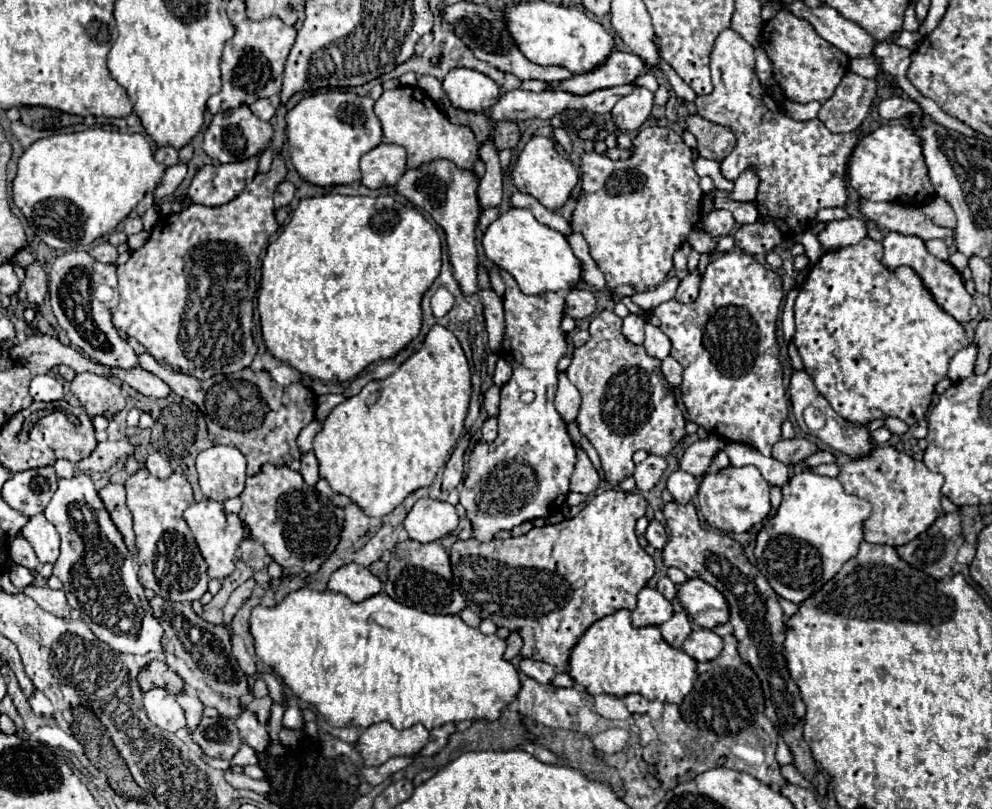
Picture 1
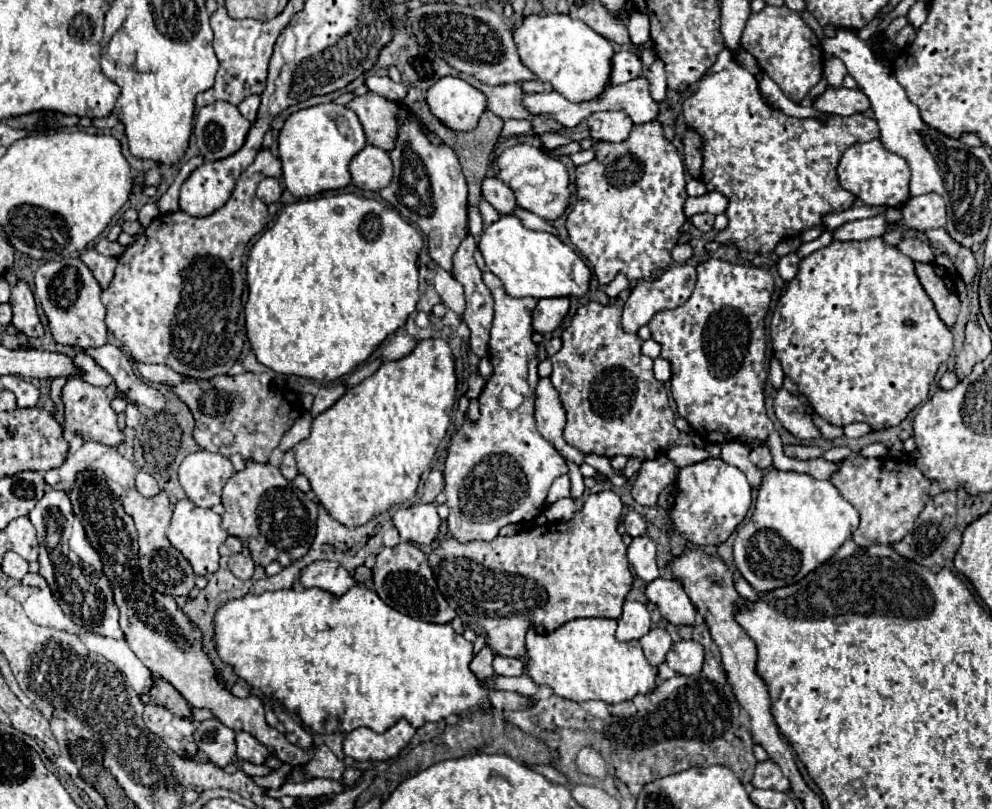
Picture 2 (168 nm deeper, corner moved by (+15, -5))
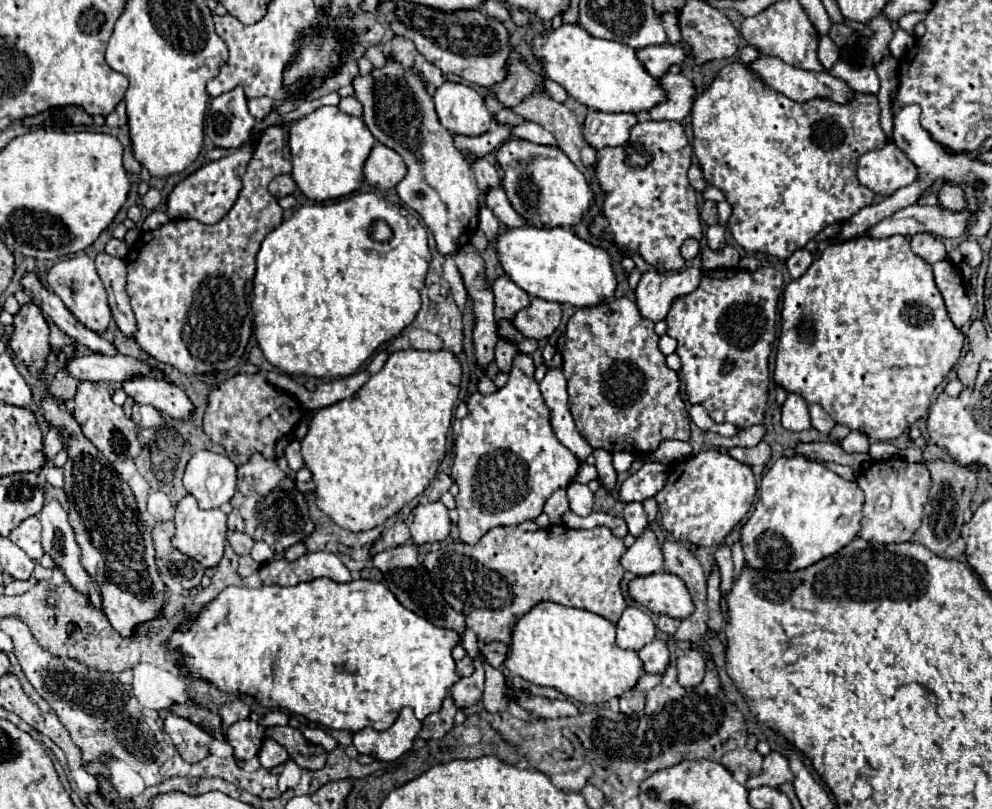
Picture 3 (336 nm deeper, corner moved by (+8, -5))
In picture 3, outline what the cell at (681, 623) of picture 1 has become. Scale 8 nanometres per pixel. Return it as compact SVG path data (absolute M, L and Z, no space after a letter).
M655 639L655 641L647 643L647 645L639 651L639 657L641 657L647 673L663 673L663 671L669 667L671 653L669 653L665 641Z

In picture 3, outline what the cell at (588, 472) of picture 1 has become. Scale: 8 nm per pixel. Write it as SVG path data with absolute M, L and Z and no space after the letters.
M567 487L557 489L545 503L545 513L549 515L551 523L561 523L563 513L569 509L569 501L567 501Z

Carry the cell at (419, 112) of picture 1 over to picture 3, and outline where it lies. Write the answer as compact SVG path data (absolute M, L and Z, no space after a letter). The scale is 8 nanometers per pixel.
M345 97L345 99L341 99L339 109L341 109L343 113L355 115L355 117L363 117L363 105L361 105L355 97Z

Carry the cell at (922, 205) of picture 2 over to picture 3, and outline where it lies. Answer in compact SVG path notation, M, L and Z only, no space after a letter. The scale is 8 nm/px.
M945 183L939 191L937 191L937 201L939 201L939 207L947 209L947 211L961 211L965 207L965 197L963 197L963 191L957 187L957 185L951 185L951 183Z

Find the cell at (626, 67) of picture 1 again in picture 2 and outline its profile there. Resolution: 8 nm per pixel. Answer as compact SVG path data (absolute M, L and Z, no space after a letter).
M632 49L628 51L618 51L612 59L612 85L620 85L626 83L630 79L642 77L644 75L644 63L640 59L640 55Z

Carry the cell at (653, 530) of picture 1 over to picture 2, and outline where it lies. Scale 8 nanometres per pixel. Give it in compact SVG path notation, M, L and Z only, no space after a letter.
M628 511L626 517L624 517L624 527L626 527L626 533L630 537L638 537L638 535L644 535L646 533L646 521L642 515L638 515L636 511Z

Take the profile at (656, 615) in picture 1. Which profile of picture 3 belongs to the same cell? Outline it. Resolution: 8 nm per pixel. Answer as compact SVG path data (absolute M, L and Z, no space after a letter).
M627 607L617 623L617 645L639 651L655 637L651 615L641 607Z

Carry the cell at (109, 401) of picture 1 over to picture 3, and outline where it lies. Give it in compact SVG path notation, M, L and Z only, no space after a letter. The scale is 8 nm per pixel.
M81 381L75 395L75 409L73 417L79 423L83 435L109 459L109 461L121 461L127 457L137 457L141 451L141 445L137 441L137 425L125 417L123 407L115 405L111 401L111 393L105 383L89 383Z

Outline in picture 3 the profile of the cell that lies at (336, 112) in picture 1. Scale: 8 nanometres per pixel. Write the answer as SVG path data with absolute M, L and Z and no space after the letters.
M319 107L295 121L289 131L291 163L297 187L307 199L327 201L357 191L363 183L363 163L375 145L375 137L361 117L343 113L339 107Z

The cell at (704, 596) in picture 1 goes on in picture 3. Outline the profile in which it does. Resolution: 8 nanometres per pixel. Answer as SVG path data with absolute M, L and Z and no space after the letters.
M659 571L653 575L637 577L629 583L629 593L649 611L665 613L673 619L687 619L695 611L687 587L673 573Z

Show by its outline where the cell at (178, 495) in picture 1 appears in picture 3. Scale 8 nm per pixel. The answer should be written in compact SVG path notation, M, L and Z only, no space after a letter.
M159 521L153 527L157 567L163 575L181 581L183 589L195 589L195 587L199 587L205 569L195 559L191 559L187 555L183 557L181 551L177 551L171 545L173 533L175 533L175 523L173 521Z

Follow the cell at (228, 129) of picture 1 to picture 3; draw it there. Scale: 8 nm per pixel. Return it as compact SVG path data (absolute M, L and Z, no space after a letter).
M243 87L215 97L205 115L205 135L221 149L239 149L251 139L255 119L247 109Z

